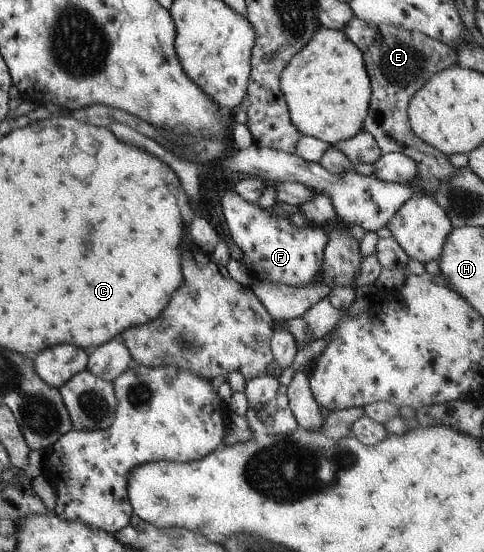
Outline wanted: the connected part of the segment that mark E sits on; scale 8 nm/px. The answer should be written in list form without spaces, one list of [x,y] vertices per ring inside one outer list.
[[[353,16],[342,30],[345,37],[362,52],[365,71],[370,85],[370,98],[367,115],[362,130],[371,134],[380,153],[401,153],[411,158],[417,166],[416,185],[421,195],[428,195],[437,190],[441,180],[449,180],[456,170],[451,166],[447,156],[435,151],[431,146],[416,138],[409,127],[406,108],[411,96],[441,70],[455,66],[456,51],[449,46],[433,40],[413,30],[399,26],[371,25]]]

